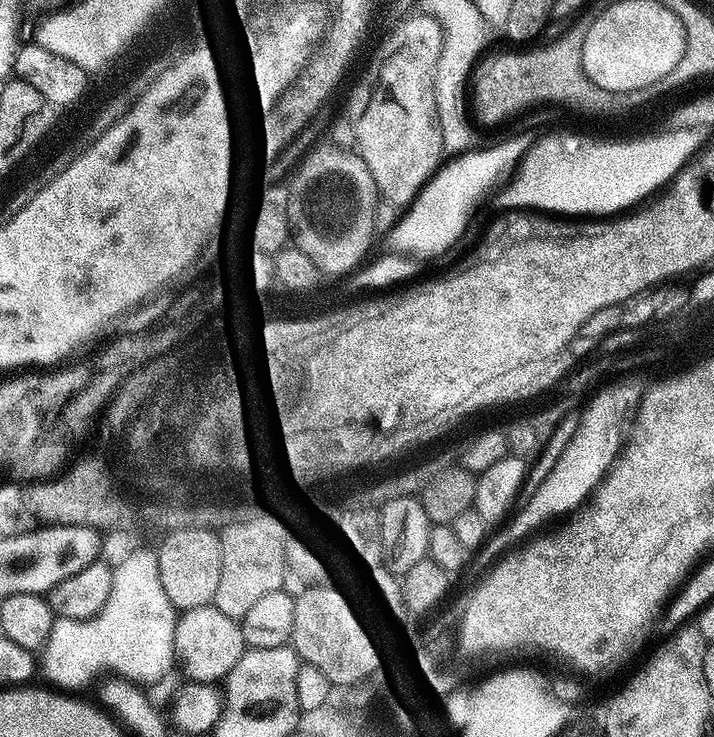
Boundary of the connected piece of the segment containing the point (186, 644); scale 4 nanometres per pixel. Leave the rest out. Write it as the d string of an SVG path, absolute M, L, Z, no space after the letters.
M215 606L191 608L177 619L174 634L174 656L178 668L185 672L187 679L201 684L220 682L242 658L246 645L239 623L218 611Z

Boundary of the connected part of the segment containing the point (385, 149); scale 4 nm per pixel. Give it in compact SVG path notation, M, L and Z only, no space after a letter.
M432 20L408 22L407 39L395 59L385 68L375 103L360 124L364 156L375 169L376 186L385 197L393 196L408 206L440 168L446 153L435 104L433 76L443 47L440 31Z

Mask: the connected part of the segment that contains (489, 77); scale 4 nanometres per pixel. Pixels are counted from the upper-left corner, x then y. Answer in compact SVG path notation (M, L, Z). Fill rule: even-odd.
M568 32L568 40L564 40L564 44L556 40L556 48L544 42L544 52L535 46L528 46L524 48L528 56L524 56L520 50L513 50L498 57L492 56L489 60L481 59L470 81L470 108L475 119L480 124L500 124L519 112L524 114L535 109L535 104L564 106L564 96L576 96L576 100L584 100L588 76L582 64L583 46L576 36Z

